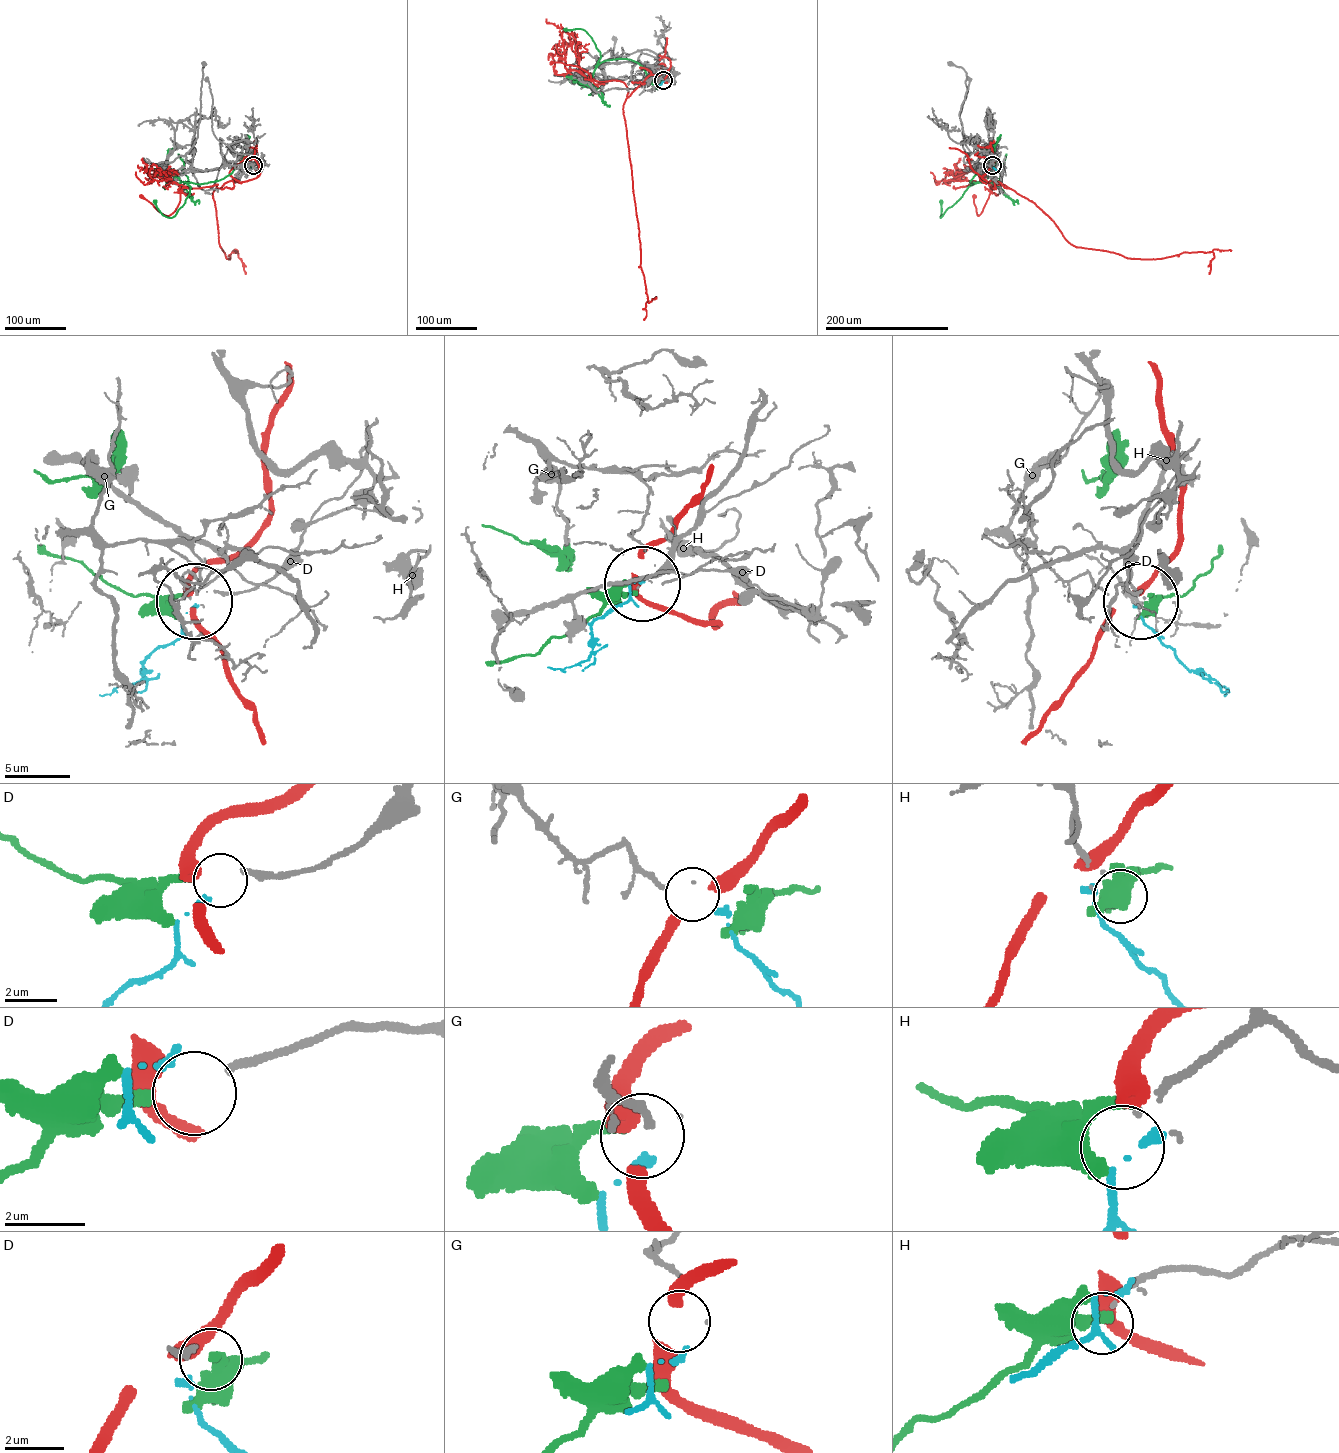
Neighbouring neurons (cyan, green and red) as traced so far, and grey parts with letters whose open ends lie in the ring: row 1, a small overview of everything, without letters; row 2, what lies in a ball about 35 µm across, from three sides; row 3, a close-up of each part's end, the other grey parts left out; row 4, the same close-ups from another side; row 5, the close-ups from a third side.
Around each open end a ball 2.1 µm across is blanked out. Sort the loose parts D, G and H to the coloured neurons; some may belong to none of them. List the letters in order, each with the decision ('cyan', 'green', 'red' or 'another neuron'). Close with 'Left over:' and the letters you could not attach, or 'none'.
D: green
G: cyan
H: another neuron
Left over: H

